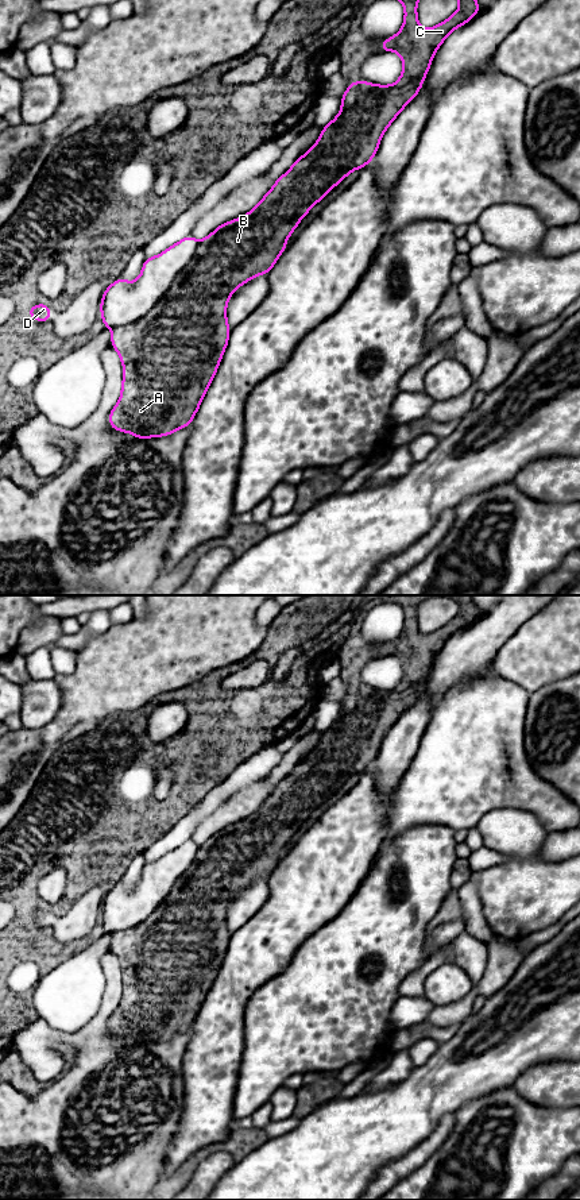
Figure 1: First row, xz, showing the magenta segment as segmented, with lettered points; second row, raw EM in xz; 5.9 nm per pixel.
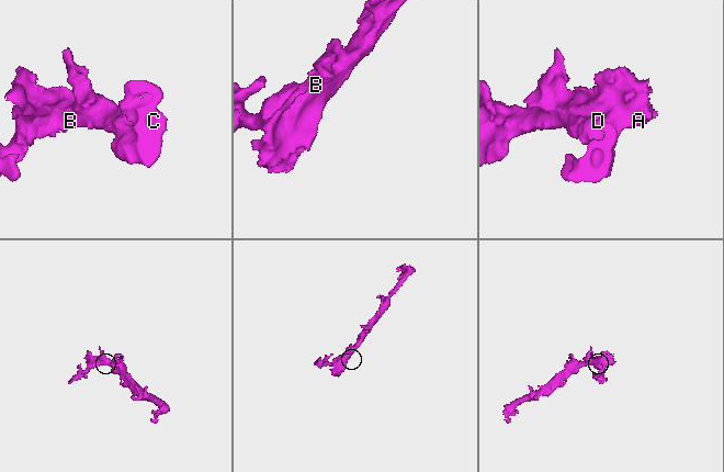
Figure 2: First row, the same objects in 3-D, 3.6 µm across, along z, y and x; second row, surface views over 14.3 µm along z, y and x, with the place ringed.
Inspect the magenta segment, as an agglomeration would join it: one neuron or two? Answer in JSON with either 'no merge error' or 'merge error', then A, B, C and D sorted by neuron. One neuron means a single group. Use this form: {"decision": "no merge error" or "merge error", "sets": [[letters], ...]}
{"decision": "merge error", "sets": [["A", "B", "C"], ["D"]]}

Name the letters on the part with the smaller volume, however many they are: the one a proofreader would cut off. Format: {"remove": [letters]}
{"remove": ["D"]}

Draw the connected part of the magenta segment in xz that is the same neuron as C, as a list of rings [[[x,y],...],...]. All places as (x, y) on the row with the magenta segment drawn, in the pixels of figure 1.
[[[418,0],[399,1],[405,7],[402,28],[379,46],[382,51],[401,55],[403,72],[399,80],[394,85],[364,80],[349,82],[341,96],[340,113],[322,127],[314,146],[277,180],[259,204],[198,242],[193,261],[146,316],[112,329],[111,346],[117,351],[124,370],[119,402],[109,413],[111,428],[148,439],[169,436],[192,424],[229,340],[227,302],[232,293],[252,278],[267,275],[312,207],[351,171],[366,167],[374,159],[383,132],[421,90],[437,49],[455,28],[468,23],[480,9],[477,0],[460,0],[459,9],[451,18],[432,28],[421,28]]]

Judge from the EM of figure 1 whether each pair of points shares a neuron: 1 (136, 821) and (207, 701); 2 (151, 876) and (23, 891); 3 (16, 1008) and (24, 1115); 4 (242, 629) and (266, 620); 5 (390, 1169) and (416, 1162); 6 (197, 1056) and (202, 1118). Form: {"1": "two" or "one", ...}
{"1": "one", "2": "two", "3": "two", "4": "two", "5": "one", "6": "one"}

